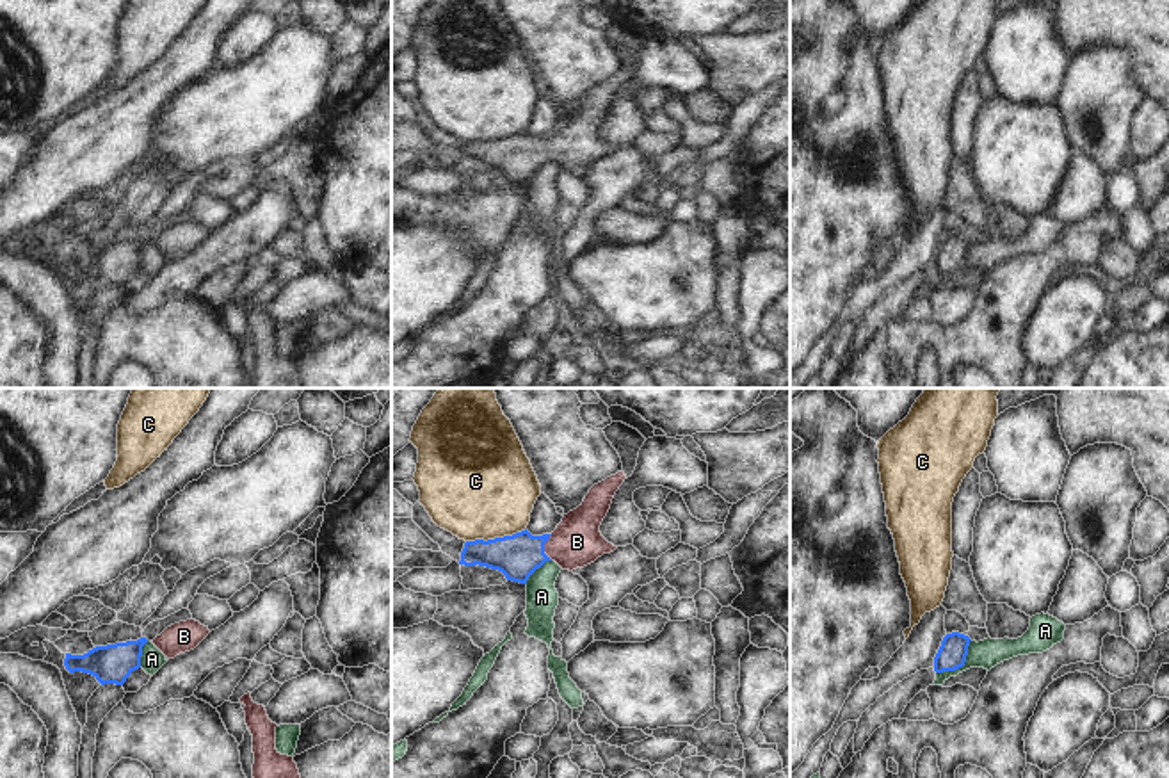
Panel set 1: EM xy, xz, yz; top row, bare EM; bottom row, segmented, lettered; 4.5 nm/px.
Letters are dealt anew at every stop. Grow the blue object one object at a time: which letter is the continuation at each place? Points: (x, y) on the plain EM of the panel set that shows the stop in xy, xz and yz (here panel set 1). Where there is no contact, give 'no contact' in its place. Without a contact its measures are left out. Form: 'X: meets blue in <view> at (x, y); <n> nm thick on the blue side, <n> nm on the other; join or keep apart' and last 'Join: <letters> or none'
A: meets blue in yz at (961, 267); 130 nm thick on the blue side, 130 nm on the other; keep apart
B: meets blue in xz at (543, 148); 200 nm thick on the blue side, 220 nm on the other; join
C: meets blue in xz at (495, 139); 200 nm thick on the blue side, 480 nm on the other; keep apart
Join: B

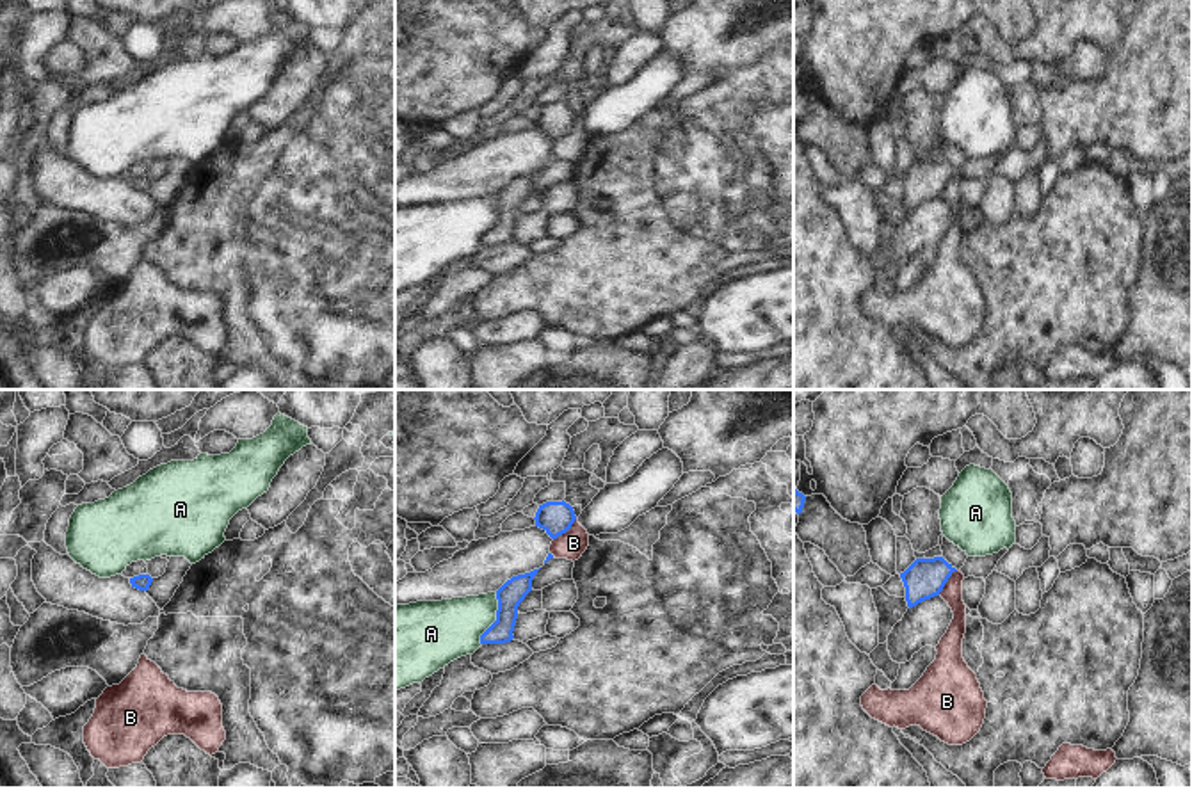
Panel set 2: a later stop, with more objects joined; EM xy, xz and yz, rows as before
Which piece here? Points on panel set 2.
A: meets blue in xz at (497, 221); 120 nm thick on the blue side, 280 nm on the other; keep apart
B: meets blue in xz at (566, 132); 150 nm thick on the blue side, 120 nm on the other; keep apart
Join: none

